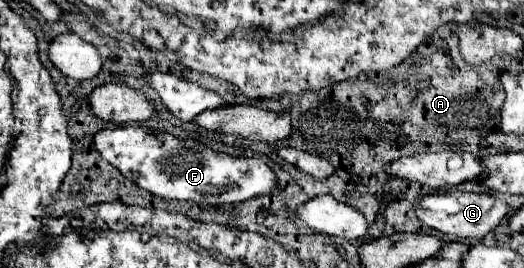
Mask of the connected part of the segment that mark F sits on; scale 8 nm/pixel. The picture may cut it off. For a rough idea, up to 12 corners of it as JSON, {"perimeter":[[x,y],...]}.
{"perimeter":[[140,125],[98,153],[164,199],[222,205],[278,191],[264,161]]}

